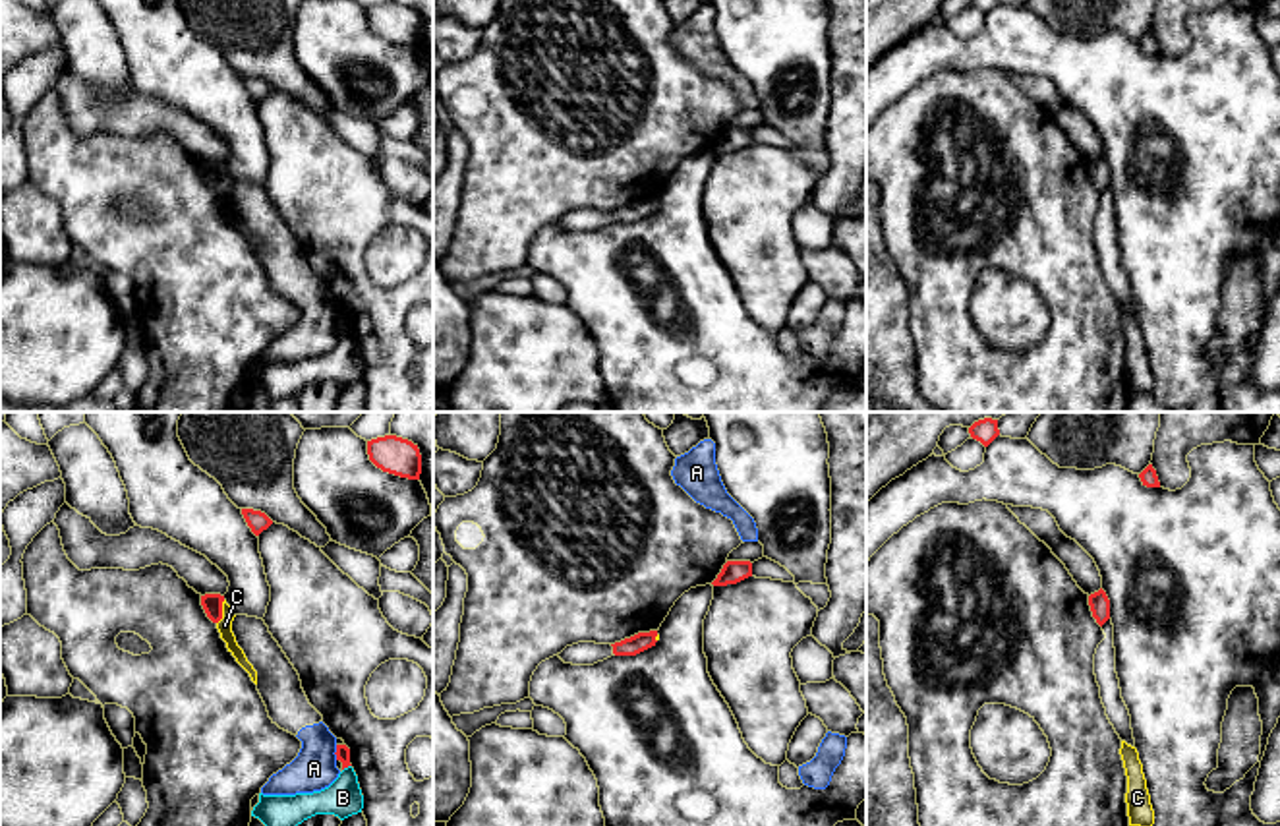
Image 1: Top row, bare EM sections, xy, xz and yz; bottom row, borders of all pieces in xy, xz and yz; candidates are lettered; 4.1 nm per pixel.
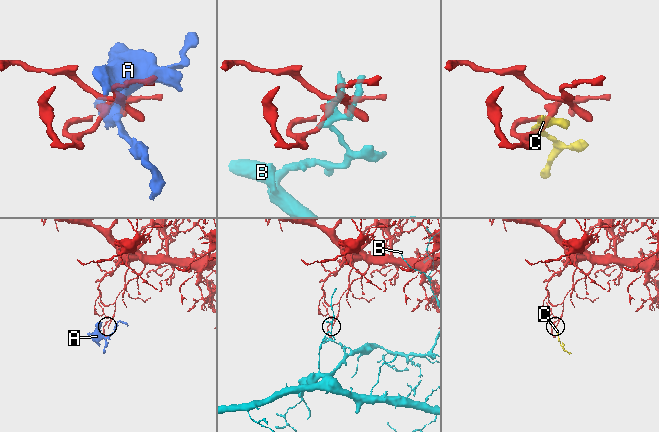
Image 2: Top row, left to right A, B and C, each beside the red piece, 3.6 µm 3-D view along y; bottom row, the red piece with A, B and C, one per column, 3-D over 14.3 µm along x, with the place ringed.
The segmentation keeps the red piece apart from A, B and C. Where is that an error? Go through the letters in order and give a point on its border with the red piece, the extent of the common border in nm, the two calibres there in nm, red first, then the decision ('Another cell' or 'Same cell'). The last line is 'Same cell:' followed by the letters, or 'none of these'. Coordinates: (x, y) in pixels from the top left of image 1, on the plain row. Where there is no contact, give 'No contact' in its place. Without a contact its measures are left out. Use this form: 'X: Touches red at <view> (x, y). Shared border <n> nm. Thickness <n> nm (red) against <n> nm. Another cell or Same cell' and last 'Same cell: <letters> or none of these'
A: Touches red at xy (335, 320). Shared border 60 nm. Thickness 60 nm (red) against 180 nm. Another cell
B: Touches red at xy (347, 333). Shared border 50 nm. Thickness 60 nm (red) against 160 nm. Another cell
C: Touches red at xy (221, 178). Shared border 110 nm. Thickness 80 nm (red) against 60 nm. Same cell
Same cell: C

